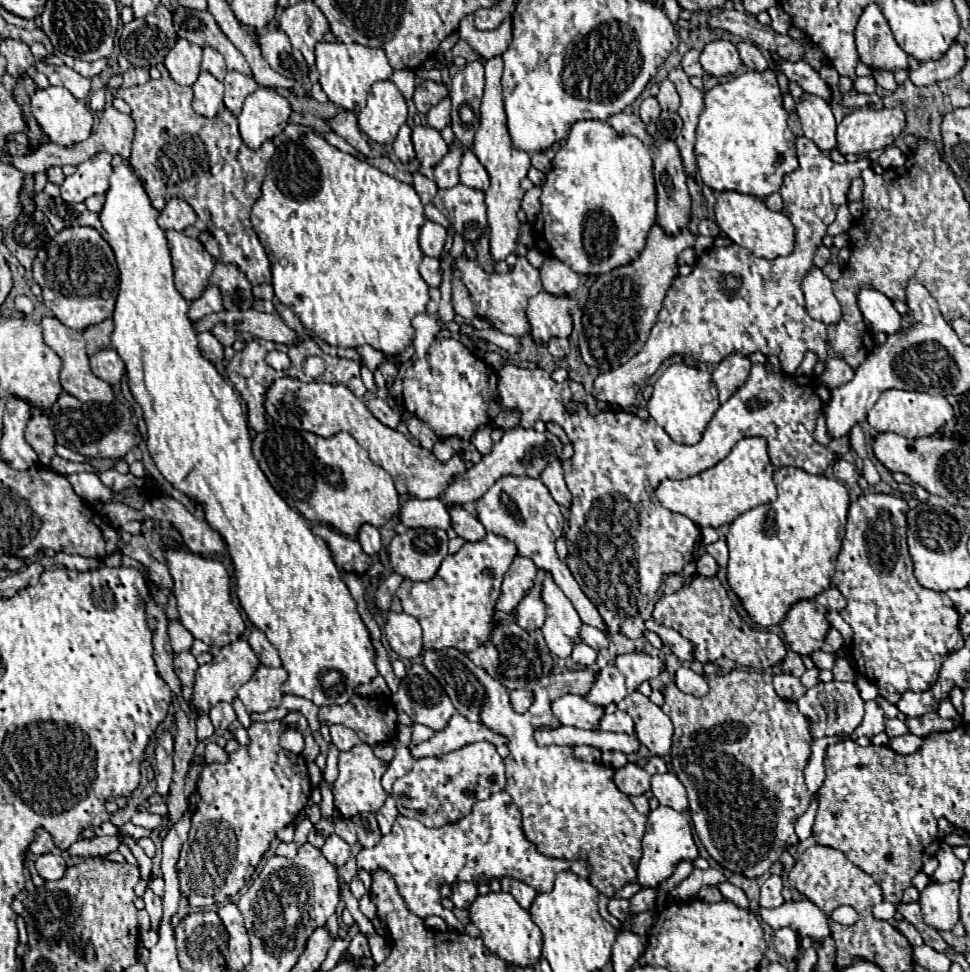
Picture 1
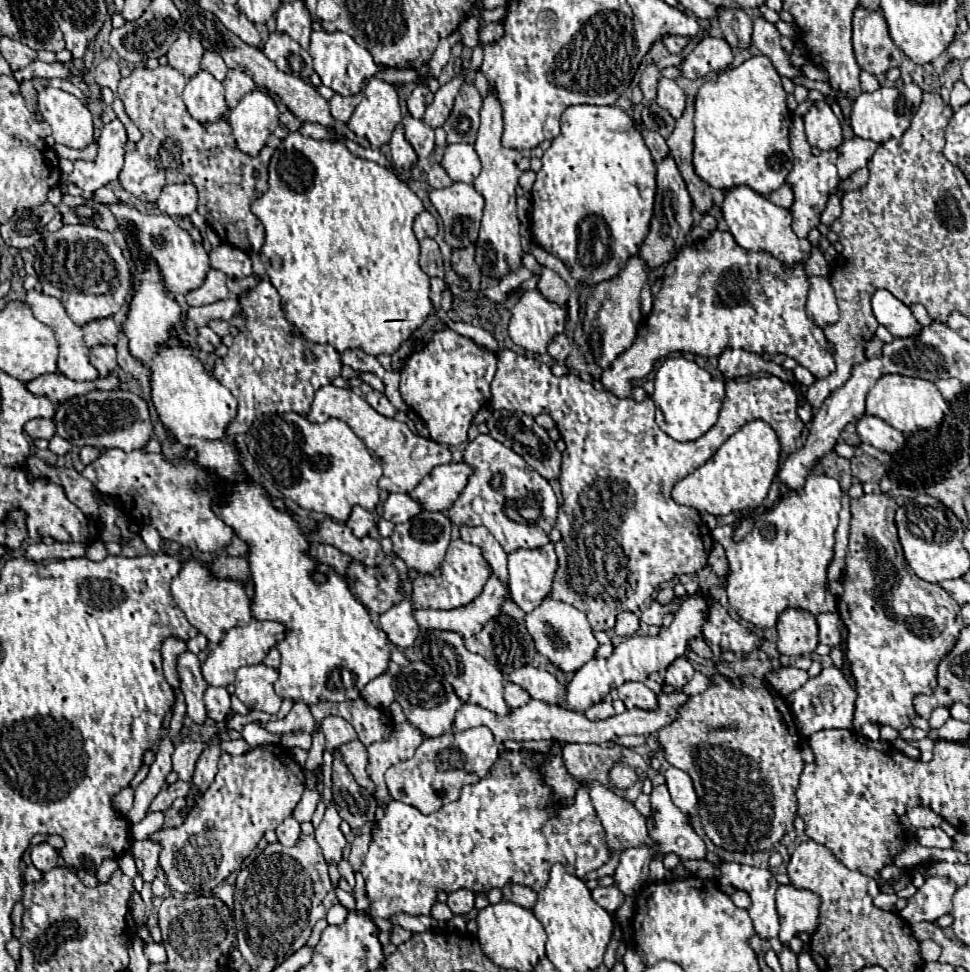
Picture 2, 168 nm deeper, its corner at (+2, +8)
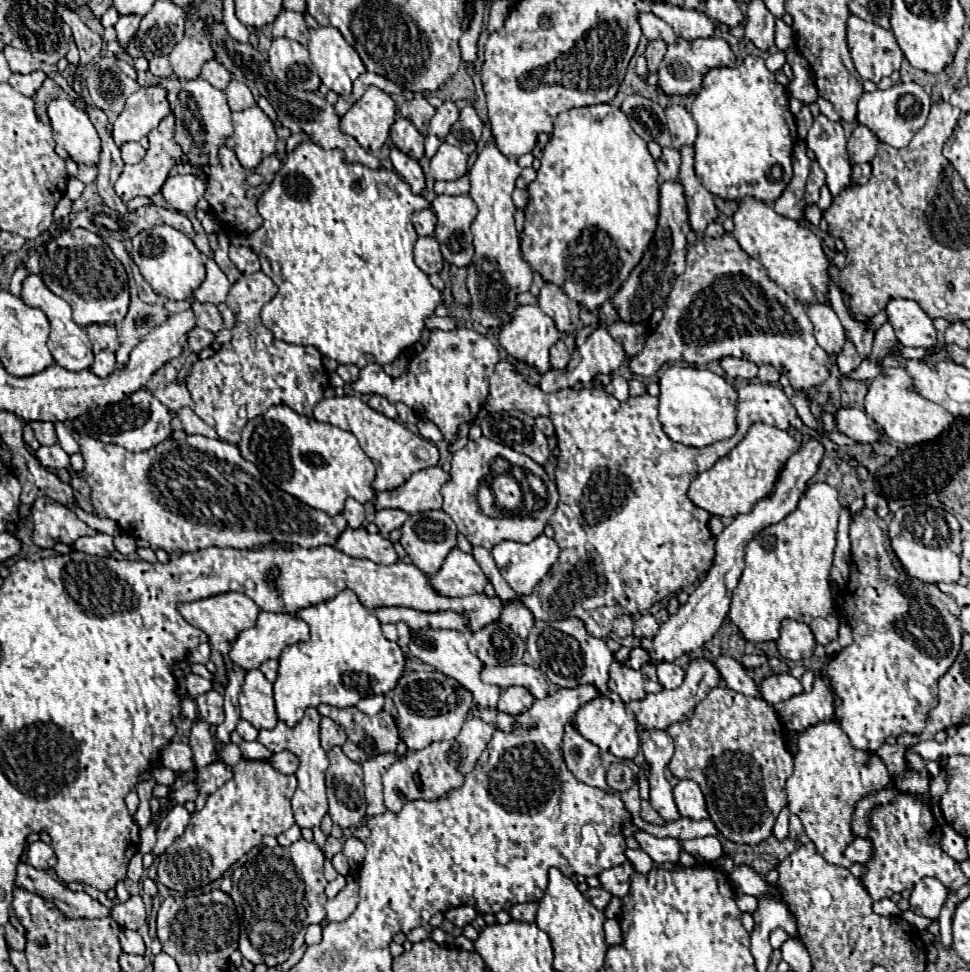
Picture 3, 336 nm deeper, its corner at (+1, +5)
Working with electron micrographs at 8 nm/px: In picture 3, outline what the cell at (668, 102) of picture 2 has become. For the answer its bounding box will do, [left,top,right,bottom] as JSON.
[665,105,697,151]

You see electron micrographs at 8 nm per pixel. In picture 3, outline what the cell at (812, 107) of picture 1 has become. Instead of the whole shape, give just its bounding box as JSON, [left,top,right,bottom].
[807,115,853,195]

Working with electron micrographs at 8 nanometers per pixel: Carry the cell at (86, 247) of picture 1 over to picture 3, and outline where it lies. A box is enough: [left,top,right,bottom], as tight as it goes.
[41,229,129,327]

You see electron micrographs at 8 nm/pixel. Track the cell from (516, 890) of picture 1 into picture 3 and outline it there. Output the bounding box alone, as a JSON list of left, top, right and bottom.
[509,903,537,923]

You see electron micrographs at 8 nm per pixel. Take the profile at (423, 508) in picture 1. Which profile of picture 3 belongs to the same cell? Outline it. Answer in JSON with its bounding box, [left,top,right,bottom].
[373,509,409,537]

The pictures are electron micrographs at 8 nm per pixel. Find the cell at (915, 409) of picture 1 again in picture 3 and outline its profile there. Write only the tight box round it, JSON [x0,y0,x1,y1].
[865,367,953,445]

